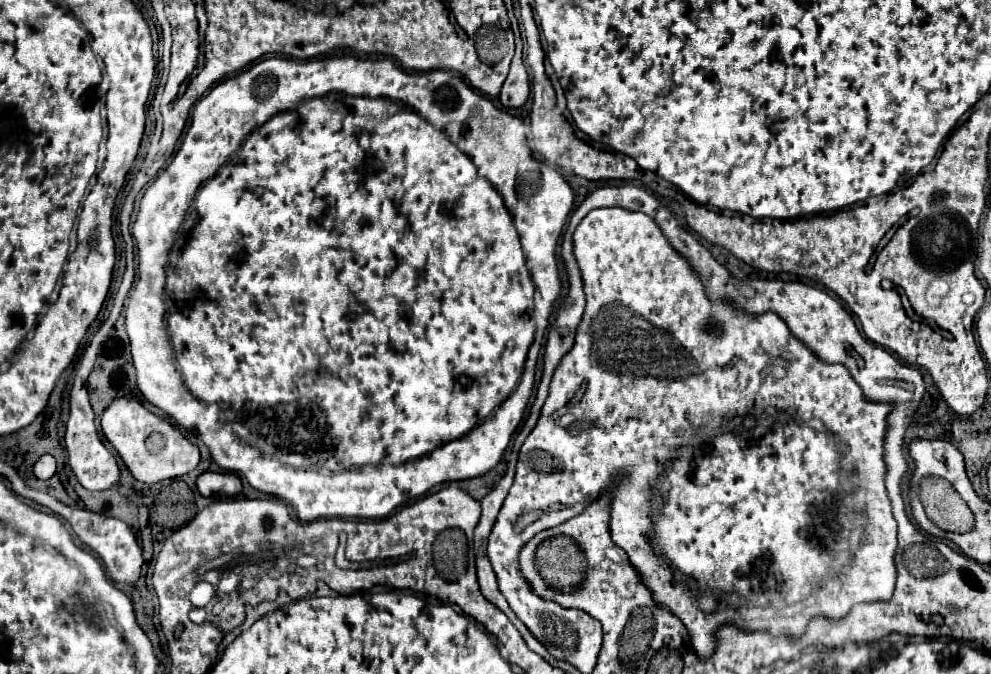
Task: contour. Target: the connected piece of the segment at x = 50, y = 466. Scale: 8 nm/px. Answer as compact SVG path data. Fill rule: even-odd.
M41 456L33 466L33 474L37 480L49 480L55 474L55 458L53 456Z

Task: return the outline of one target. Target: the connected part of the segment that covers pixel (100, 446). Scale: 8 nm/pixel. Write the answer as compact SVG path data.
M110 312L107 320L101 325L96 335L94 335L78 363L74 386L71 388L69 420L67 420L67 426L65 426L65 428L67 428L67 430L65 430L65 448L67 448L67 454L69 454L71 472L75 474L77 482L79 482L85 490L93 490L93 492L109 490L109 488L117 486L119 480L121 480L121 472L119 472L117 460L115 460L113 454L105 448L105 444L101 442L101 438L99 438L99 434L97 434L97 428L95 428L95 424L93 424L95 414L93 414L93 410L91 410L89 394L87 394L87 388L85 388L85 382L87 382L99 352L109 338L109 334L111 334L111 330L117 318L114 319L114 322L111 322Z

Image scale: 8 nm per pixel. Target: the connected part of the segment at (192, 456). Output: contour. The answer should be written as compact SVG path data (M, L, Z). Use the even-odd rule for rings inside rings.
M115 396L101 414L101 430L139 482L155 484L167 478L177 478L191 472L199 464L199 448L183 438L177 426L155 416L137 400Z

